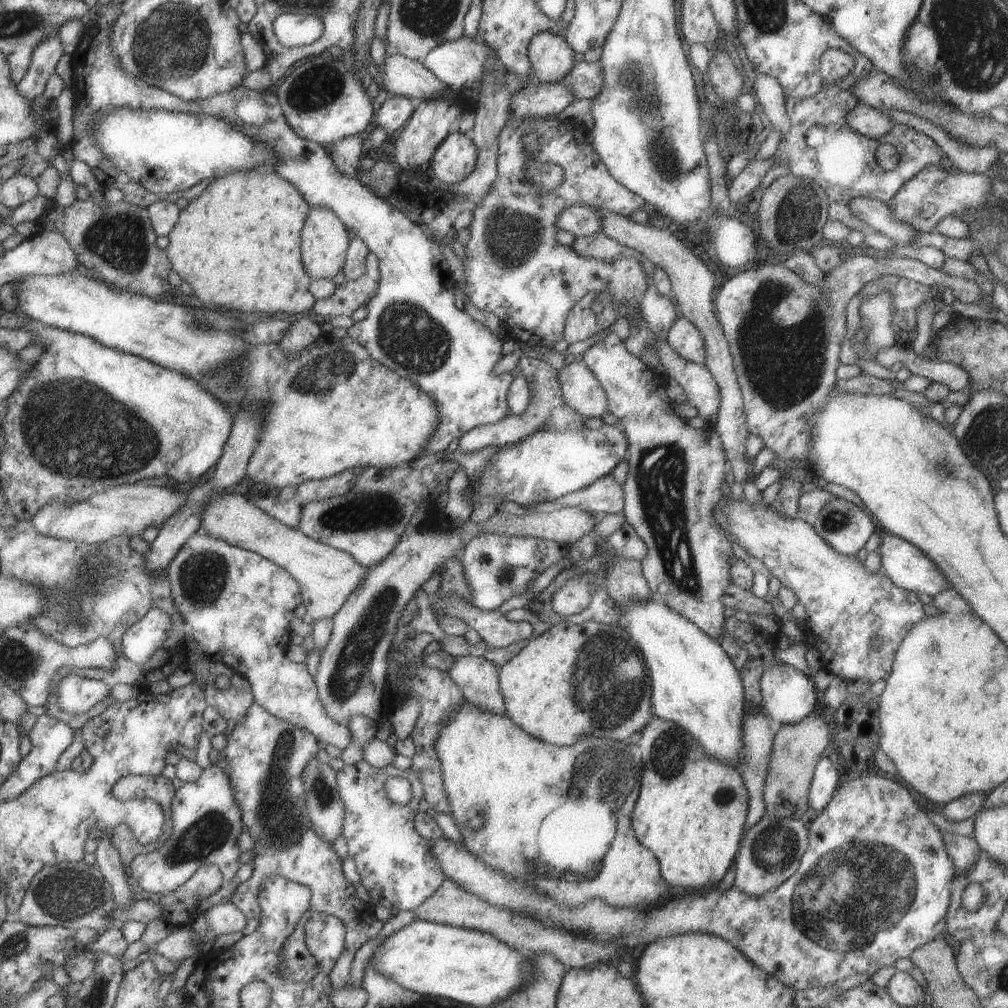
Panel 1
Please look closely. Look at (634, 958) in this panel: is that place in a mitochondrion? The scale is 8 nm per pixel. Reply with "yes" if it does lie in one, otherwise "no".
no

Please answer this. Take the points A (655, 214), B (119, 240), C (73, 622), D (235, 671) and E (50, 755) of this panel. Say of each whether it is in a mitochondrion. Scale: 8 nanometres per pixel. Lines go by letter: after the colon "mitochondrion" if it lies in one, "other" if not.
A: other
B: mitochondrion
C: mitochondrion
D: other
E: other

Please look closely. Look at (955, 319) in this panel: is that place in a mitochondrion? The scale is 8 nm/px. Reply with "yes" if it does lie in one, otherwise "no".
no

